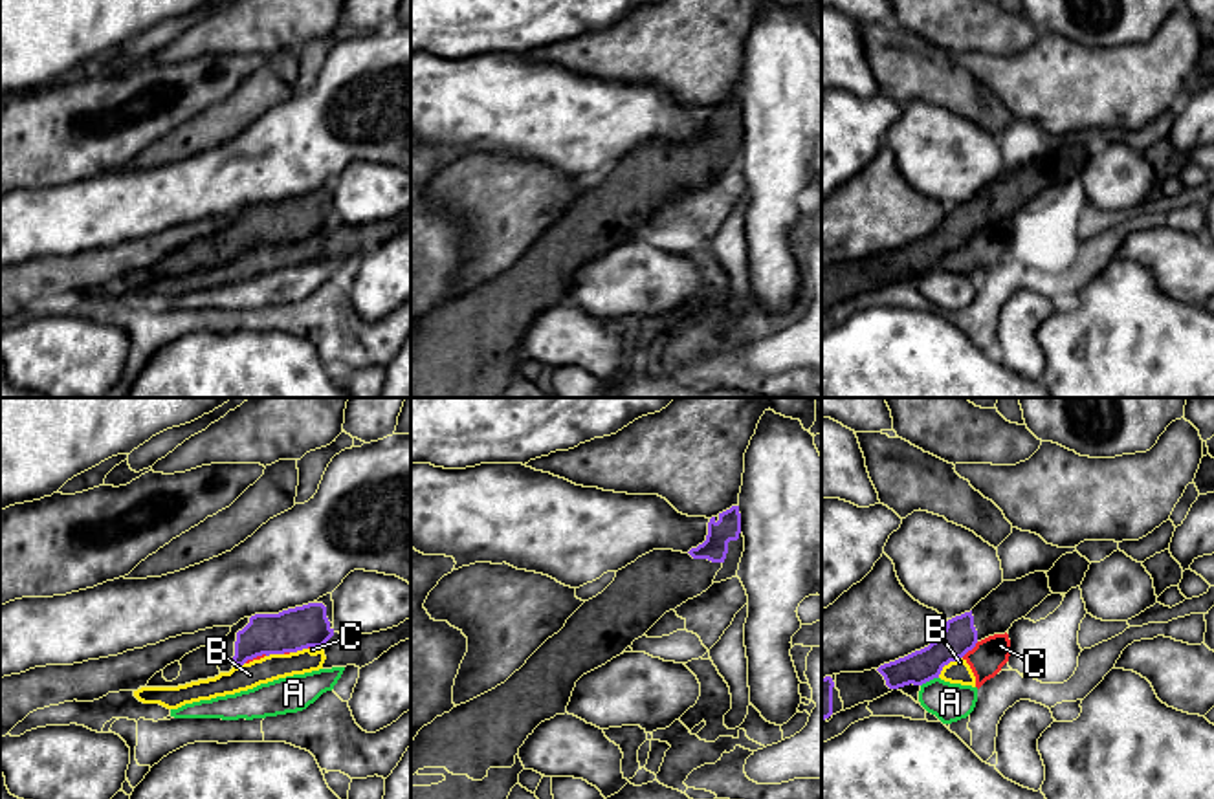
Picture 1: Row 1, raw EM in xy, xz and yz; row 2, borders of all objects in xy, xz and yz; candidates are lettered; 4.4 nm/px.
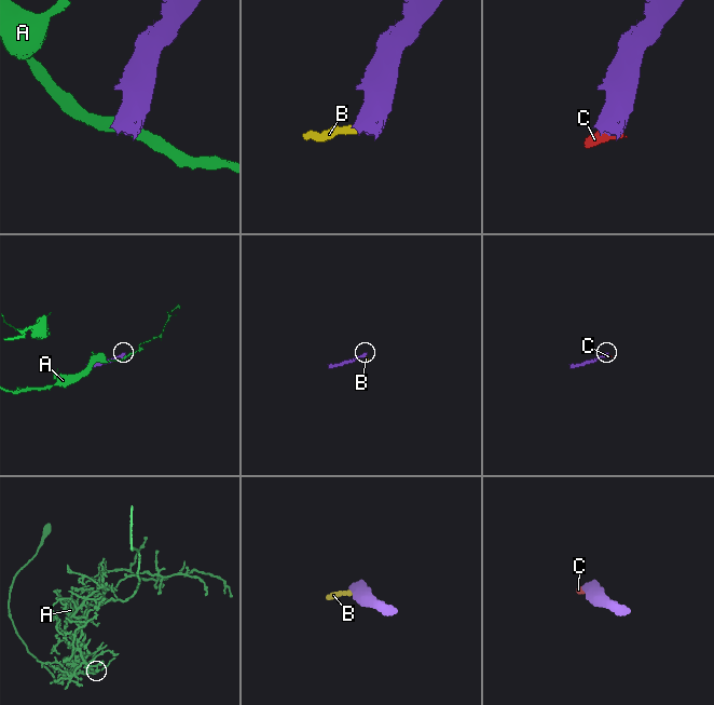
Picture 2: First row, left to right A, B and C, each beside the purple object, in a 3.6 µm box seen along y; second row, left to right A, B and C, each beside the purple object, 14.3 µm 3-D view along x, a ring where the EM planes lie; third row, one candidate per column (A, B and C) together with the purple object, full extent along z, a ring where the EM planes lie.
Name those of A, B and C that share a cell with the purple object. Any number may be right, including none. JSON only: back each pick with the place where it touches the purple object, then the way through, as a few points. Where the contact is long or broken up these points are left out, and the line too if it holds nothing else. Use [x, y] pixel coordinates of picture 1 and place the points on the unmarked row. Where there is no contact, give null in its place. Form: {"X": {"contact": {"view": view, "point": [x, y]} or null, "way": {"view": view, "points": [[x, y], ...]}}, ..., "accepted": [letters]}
{"accepted": []}

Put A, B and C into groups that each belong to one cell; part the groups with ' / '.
A / B C

